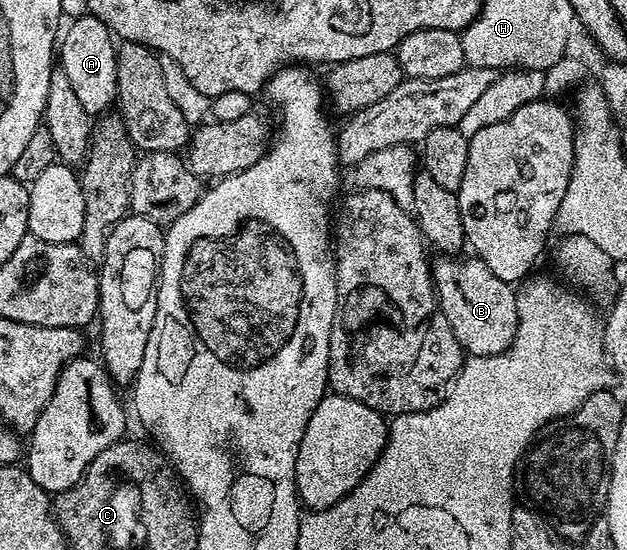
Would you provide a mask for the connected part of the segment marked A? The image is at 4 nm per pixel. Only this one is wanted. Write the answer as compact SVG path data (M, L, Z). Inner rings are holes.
M78 16L72 21L69 29L64 29L59 40L59 71L67 74L68 81L71 82L71 90L75 90L75 98L79 98L83 110L89 112L90 117L97 118L108 113L114 107L117 99L117 50L115 37L99 18L90 16Z

